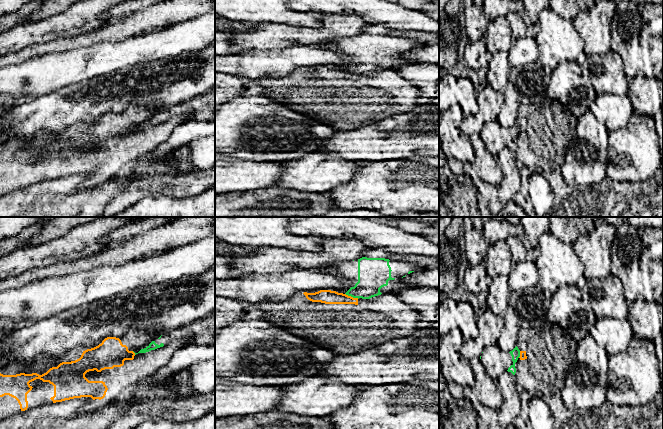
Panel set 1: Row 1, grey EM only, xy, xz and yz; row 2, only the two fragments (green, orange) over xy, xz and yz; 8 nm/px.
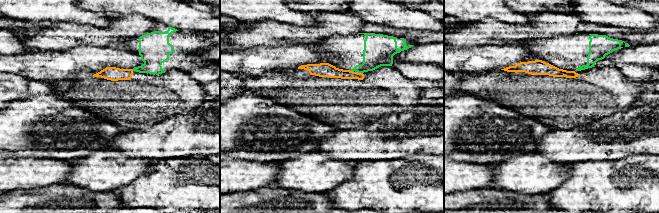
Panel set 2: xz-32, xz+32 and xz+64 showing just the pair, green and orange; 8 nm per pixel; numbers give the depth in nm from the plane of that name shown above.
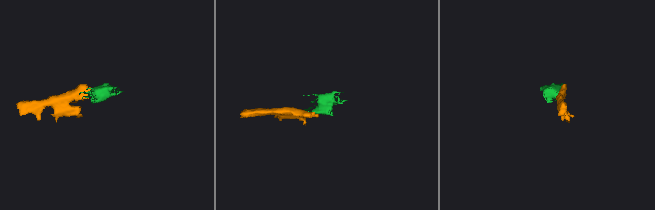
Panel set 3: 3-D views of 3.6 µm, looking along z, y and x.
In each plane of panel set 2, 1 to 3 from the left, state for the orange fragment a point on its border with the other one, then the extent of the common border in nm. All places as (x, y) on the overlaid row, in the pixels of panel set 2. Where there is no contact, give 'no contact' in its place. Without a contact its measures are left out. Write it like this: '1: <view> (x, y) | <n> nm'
1: no contact
2: xz+32 (359, 72) | 70 nm
3: no contact

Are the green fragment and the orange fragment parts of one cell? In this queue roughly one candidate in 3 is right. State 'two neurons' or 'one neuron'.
two neurons

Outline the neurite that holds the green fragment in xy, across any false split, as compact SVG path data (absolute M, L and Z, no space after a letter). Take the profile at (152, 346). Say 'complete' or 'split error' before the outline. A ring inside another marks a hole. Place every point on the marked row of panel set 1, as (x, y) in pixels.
split error | M215 312L208 317L194 321L184 327L174 329L152 341L138 353L146 353L163 347L171 341L189 338L189 344L215 345Z

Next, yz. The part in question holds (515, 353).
split error | M495 344L486 347L480 359L485 371L496 382L502 372L508 371L515 375L515 363L519 357L520 350L517 346L510 352L504 352Z

